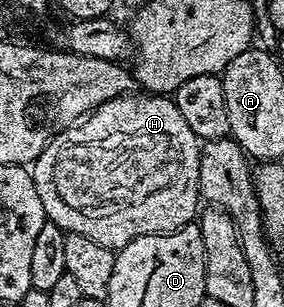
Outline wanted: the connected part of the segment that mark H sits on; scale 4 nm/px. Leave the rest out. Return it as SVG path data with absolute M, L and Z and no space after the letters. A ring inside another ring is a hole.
M131 92L108 100L85 120L60 131L40 152L32 164L32 173L49 221L67 234L88 236L95 244L117 252L140 236L170 234L195 221L200 210L201 159L200 139L169 97Z

